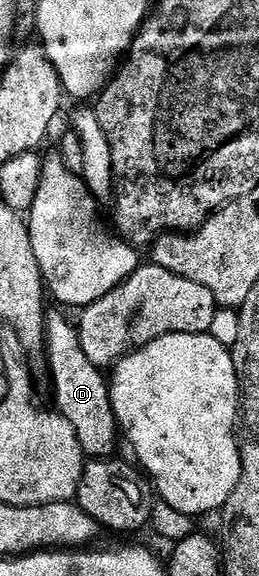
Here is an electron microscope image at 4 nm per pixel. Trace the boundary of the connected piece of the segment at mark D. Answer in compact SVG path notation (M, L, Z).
M49 313L46 327L46 359L52 372L53 388L56 392L55 409L60 411L74 428L78 444L89 459L111 458L117 452L116 445L122 442L122 431L112 403L109 379L101 367L95 366L86 356L80 343L79 329L64 314Z

